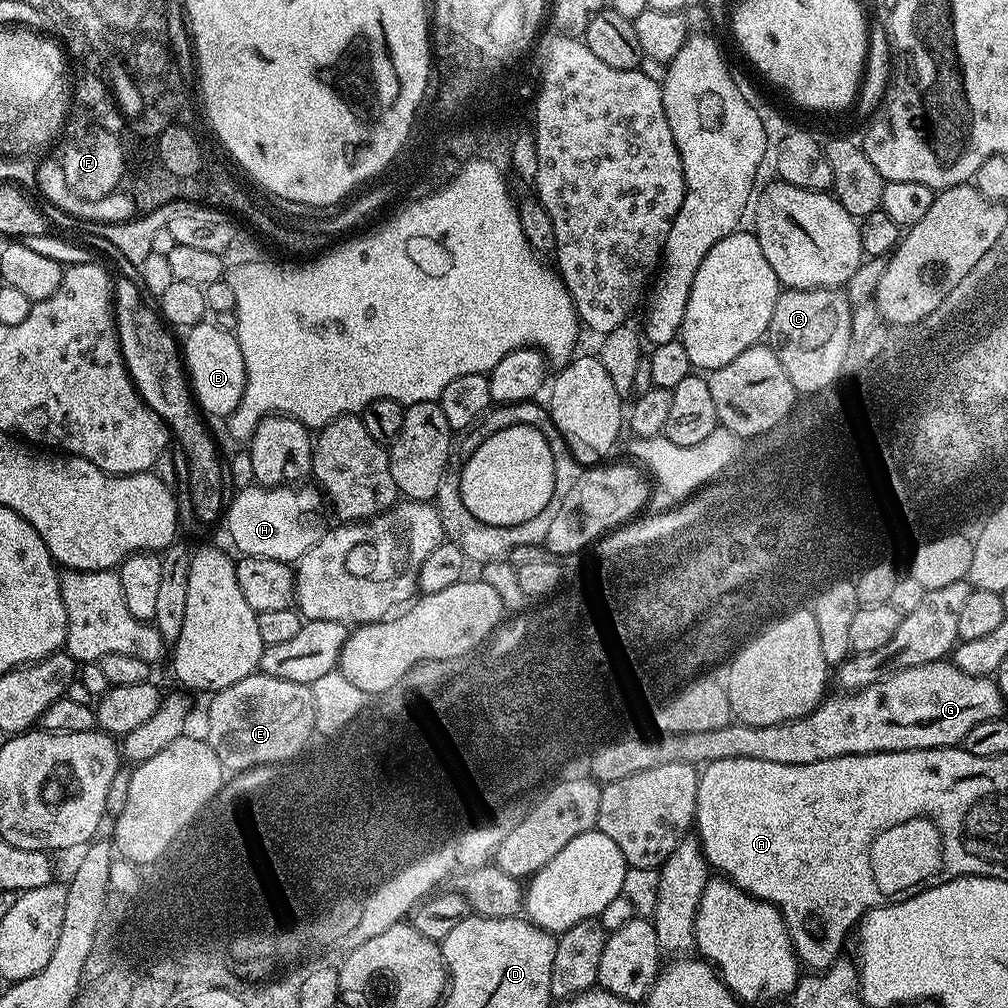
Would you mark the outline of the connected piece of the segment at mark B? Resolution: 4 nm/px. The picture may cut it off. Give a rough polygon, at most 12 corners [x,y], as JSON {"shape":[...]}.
{"shape":[[187,329],[182,359],[200,411],[231,416],[246,390],[236,333]]}

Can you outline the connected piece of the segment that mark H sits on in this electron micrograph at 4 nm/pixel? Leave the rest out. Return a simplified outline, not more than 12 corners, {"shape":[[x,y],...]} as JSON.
{"shape":[[316,486],[227,501],[240,556],[295,562],[326,531]]}

